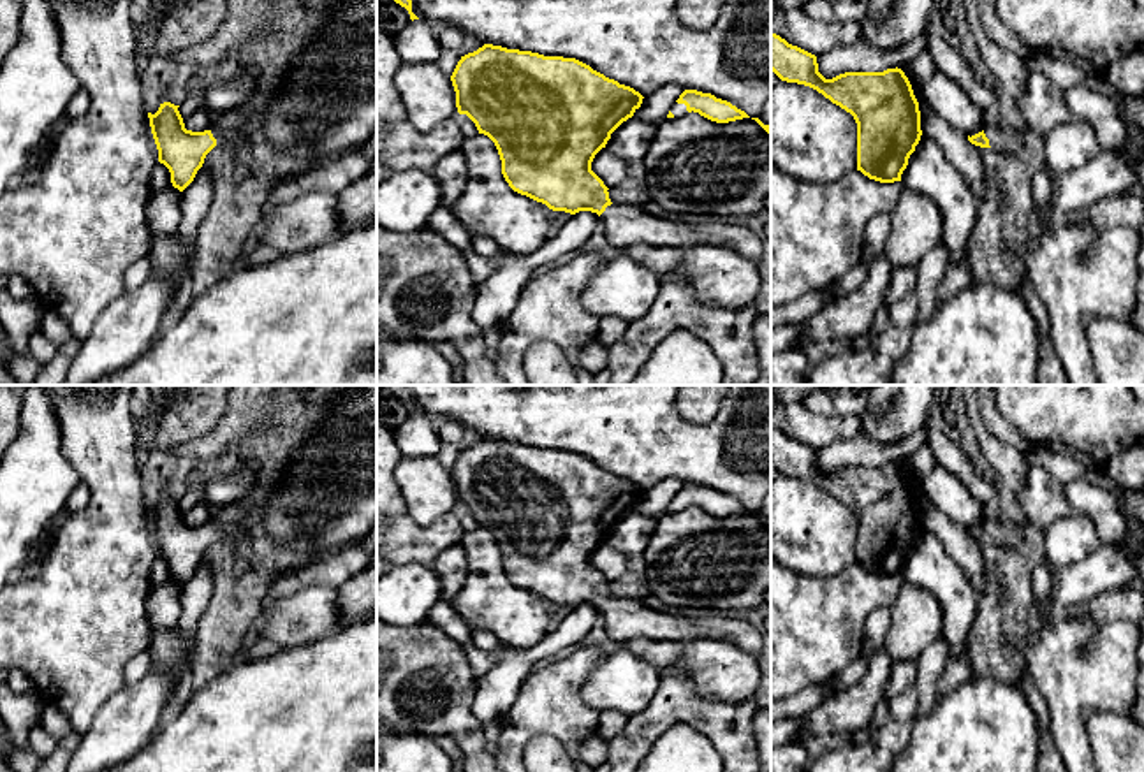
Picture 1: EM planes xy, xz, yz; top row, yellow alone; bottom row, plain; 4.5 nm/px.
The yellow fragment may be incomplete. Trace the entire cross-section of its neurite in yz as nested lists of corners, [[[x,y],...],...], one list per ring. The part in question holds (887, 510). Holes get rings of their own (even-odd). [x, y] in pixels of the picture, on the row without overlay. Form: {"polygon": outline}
{"polygon": [[[771,426],[771,464],[781,475],[817,484],[854,510],[857,564],[880,577],[901,575],[922,529],[919,496],[901,462],[825,473],[815,448]]]}

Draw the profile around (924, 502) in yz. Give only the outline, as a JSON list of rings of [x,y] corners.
[[[912,455],[898,462],[908,471],[920,505],[920,524],[931,531],[945,547],[947,554],[961,566],[977,598],[986,591],[982,554],[968,535],[968,528],[940,512],[922,491],[922,477],[912,466]]]

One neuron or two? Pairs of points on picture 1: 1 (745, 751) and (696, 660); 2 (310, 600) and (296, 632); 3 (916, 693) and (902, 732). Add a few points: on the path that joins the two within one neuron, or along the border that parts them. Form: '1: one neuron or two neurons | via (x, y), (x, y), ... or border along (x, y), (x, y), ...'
1: two neurons | border along (685, 676), (701, 695), (726, 702), (752, 699)
2: one neuron | via (310, 607), (296, 625)
3: one neuron | via (914, 702), (903, 713), (902, 723)

